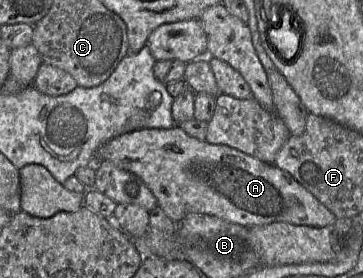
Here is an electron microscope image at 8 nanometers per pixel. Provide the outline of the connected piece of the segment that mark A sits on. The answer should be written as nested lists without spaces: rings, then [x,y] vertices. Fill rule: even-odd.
[[[180,126],[141,129],[119,135],[98,147],[95,160],[96,163],[108,160],[141,178],[156,197],[158,206],[177,227],[189,214],[207,214],[244,227],[287,223],[322,228],[337,220],[313,194],[274,163],[265,163],[226,145],[200,141],[188,135]]]

